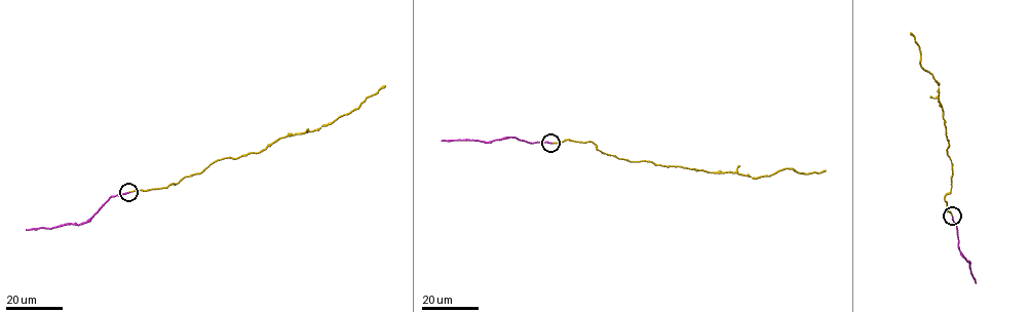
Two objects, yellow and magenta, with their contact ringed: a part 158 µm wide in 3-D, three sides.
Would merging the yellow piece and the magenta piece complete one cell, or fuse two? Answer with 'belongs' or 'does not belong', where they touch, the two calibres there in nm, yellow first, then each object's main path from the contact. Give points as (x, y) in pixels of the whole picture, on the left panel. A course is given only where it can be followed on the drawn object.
belongs | (128, 192) | 240/240 nm | yellow via (128, 192), (175, 184), (201, 172), (216, 161), (260, 152), (280, 138), (317, 129), (354, 110), (385, 86) | magenta via (128, 192), (112, 196), (84, 223), (26, 229)

